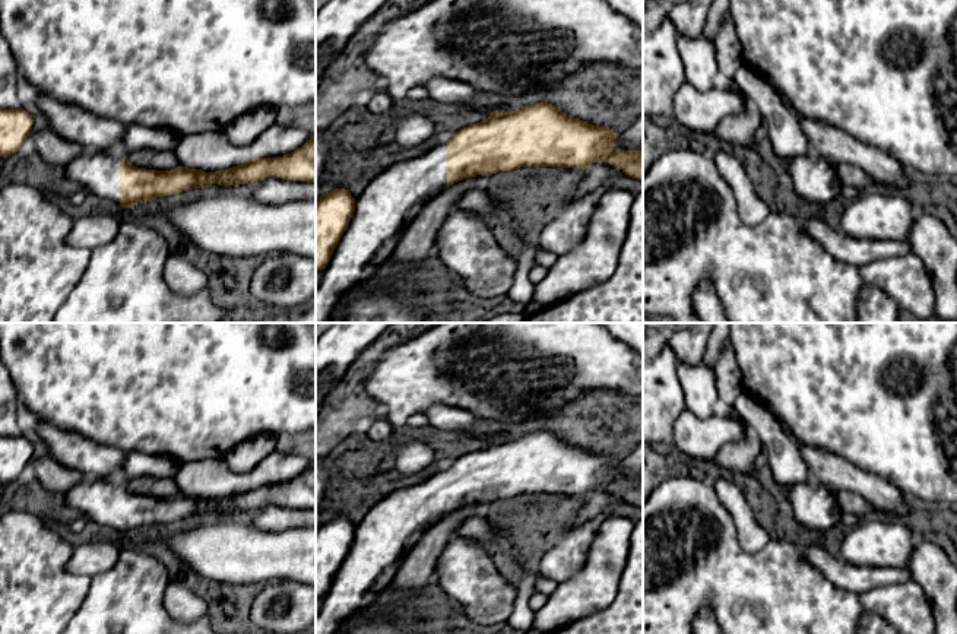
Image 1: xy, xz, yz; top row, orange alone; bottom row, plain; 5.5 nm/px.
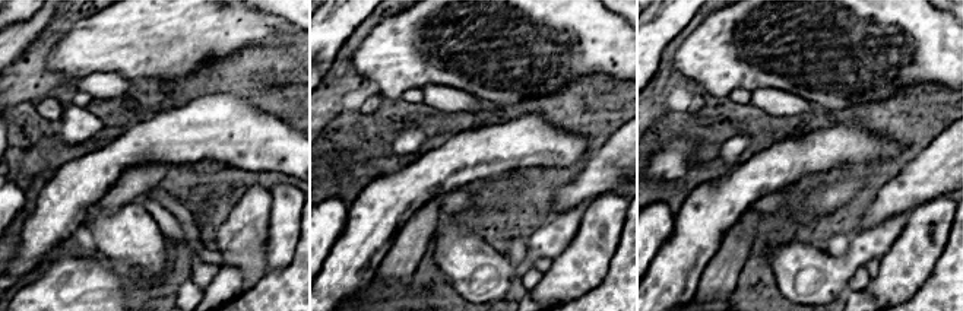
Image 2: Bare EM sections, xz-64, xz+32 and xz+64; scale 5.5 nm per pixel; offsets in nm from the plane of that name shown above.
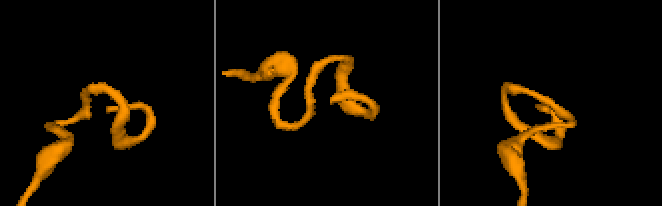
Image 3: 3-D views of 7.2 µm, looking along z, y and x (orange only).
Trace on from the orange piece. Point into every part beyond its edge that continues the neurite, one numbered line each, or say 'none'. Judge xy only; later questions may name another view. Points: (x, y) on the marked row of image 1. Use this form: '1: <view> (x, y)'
1: xy (98, 173)

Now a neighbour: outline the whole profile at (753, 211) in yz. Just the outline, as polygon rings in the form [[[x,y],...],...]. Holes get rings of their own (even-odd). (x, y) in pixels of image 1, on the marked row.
[[[712,149],[712,156],[733,191],[741,221],[748,226],[764,222],[770,215],[770,207],[757,196],[754,184],[739,159],[720,149]]]

